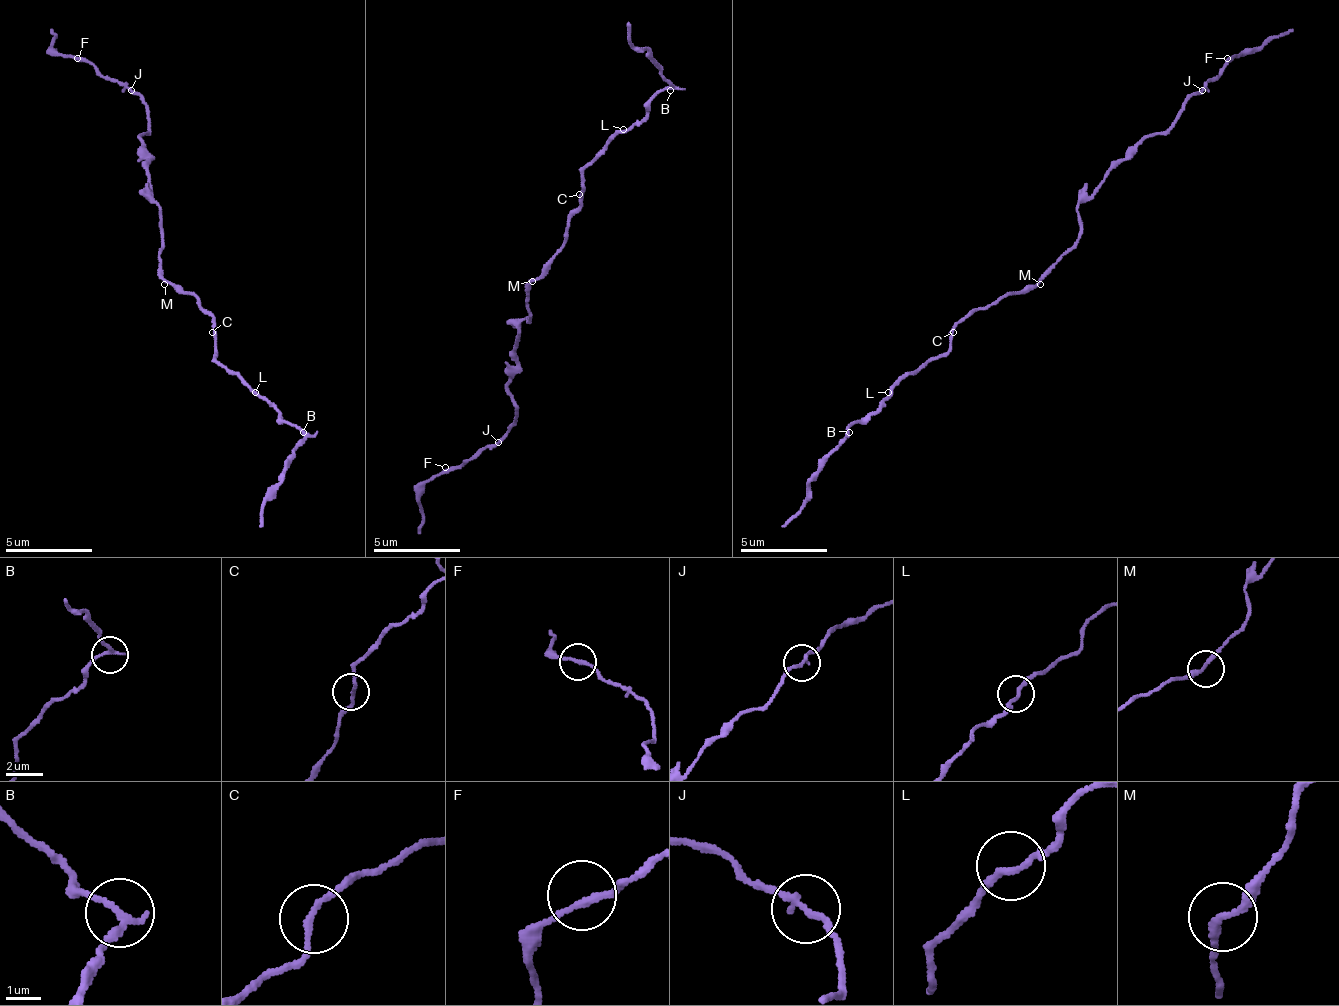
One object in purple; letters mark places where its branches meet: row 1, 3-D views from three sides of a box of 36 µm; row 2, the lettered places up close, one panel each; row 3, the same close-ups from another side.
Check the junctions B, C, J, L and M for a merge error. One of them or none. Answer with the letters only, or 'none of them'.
none of them

